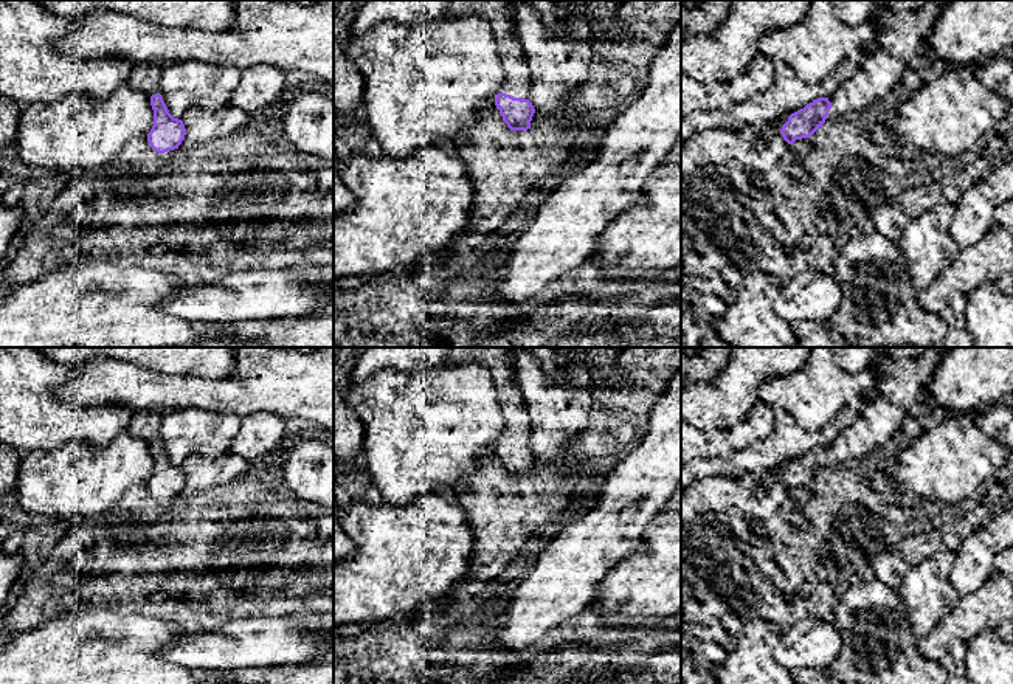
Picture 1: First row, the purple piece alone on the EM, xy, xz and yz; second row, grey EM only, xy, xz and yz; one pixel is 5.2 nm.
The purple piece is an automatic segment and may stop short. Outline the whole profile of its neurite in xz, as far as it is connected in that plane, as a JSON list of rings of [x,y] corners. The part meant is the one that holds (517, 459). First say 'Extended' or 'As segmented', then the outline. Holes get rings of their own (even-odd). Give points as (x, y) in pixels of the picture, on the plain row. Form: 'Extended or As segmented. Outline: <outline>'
Extended. Outline: [[[482,347],[476,363],[484,368],[495,388],[503,431],[495,453],[510,478],[527,478],[535,461],[531,447],[531,419],[521,389],[513,382],[512,358],[503,347]]]

